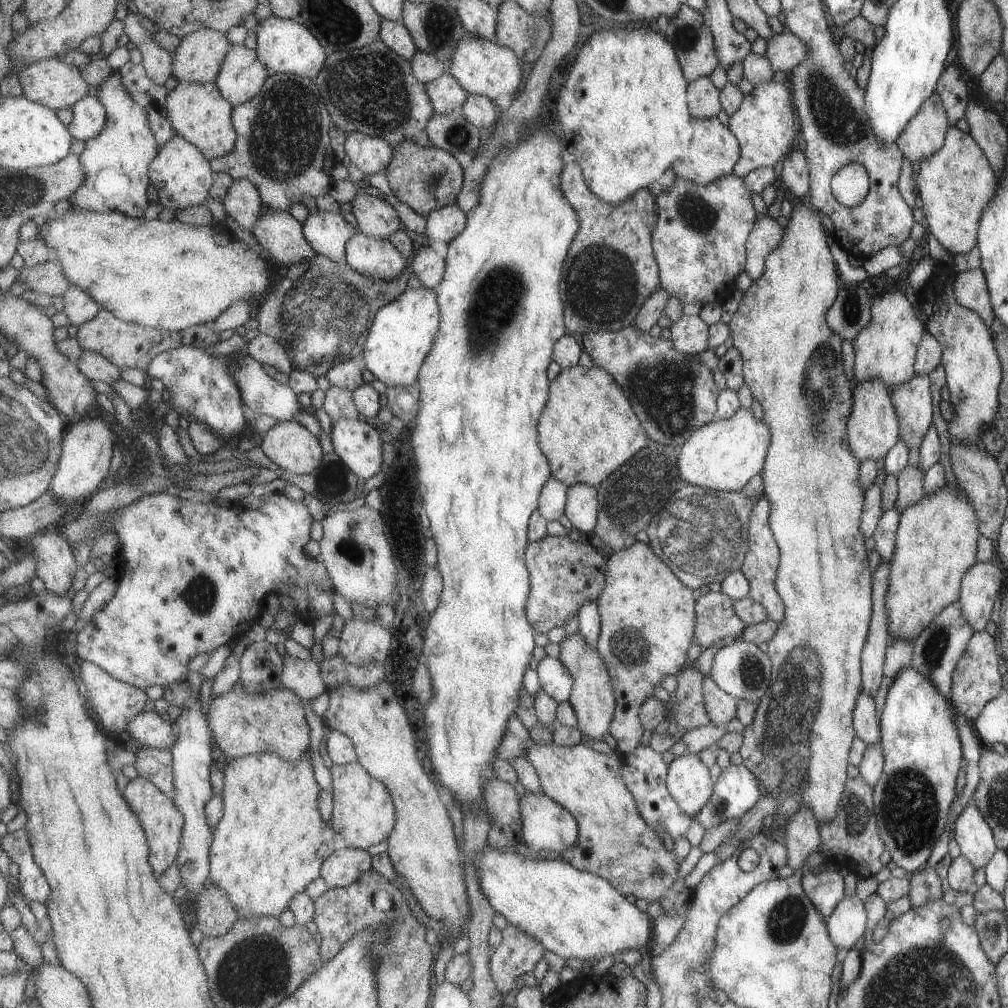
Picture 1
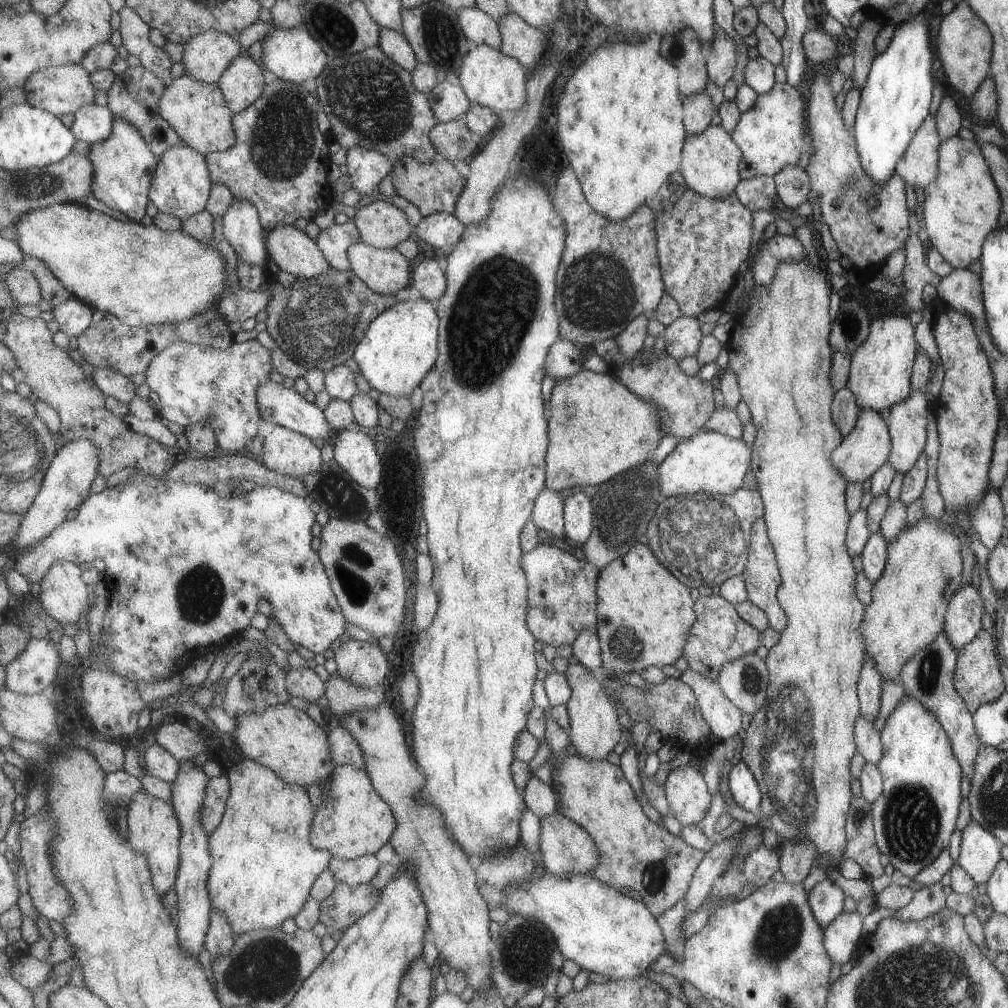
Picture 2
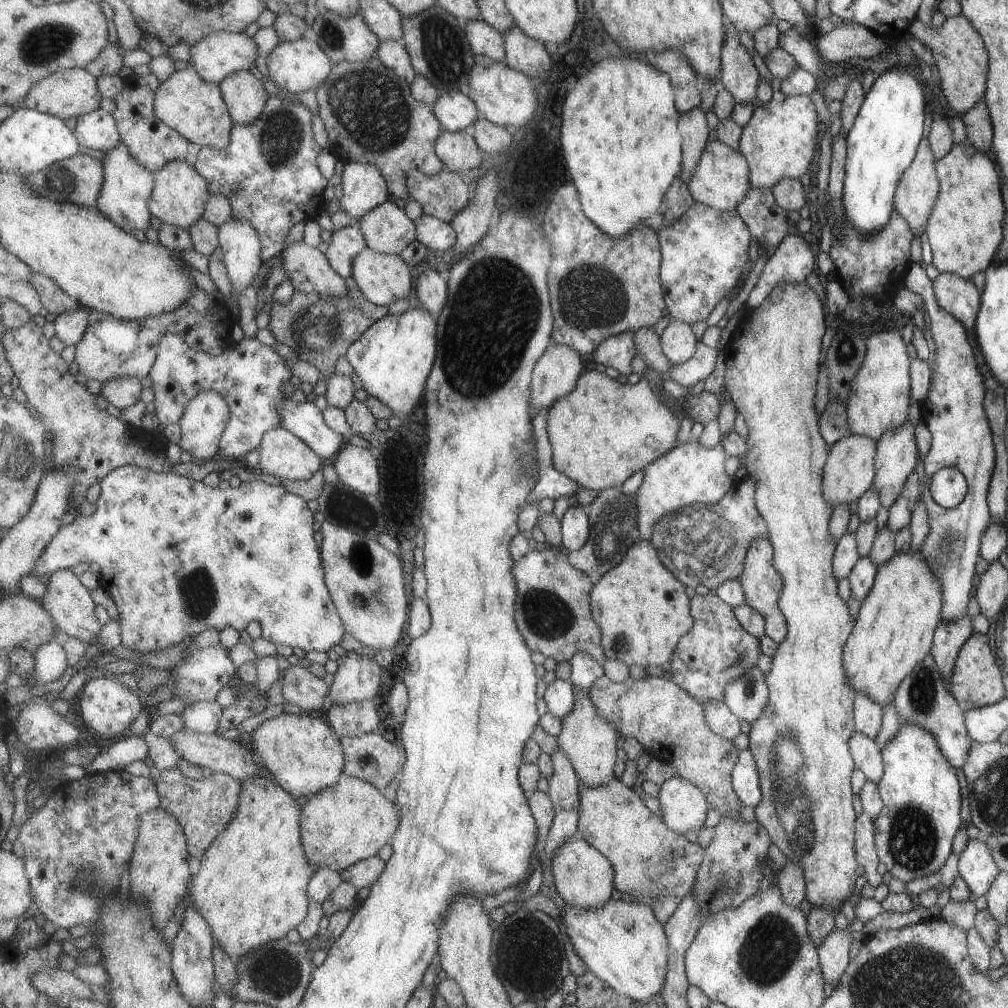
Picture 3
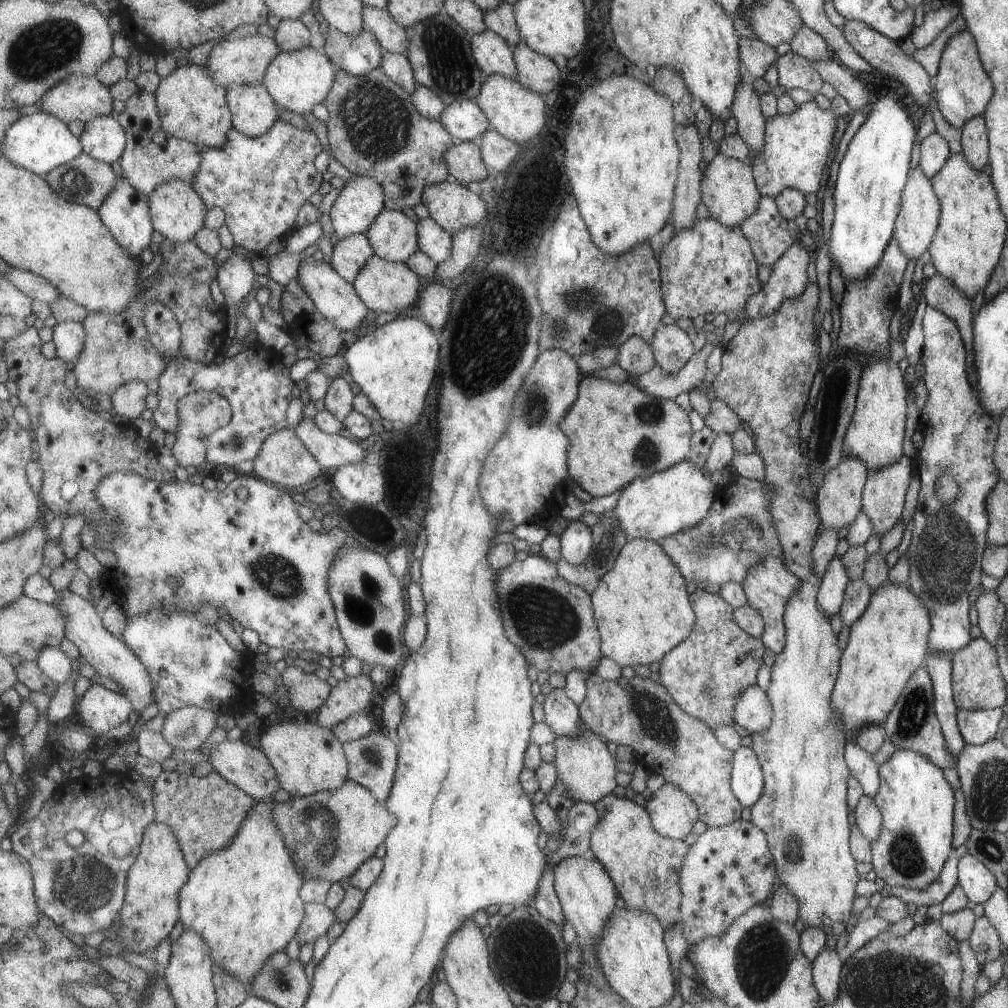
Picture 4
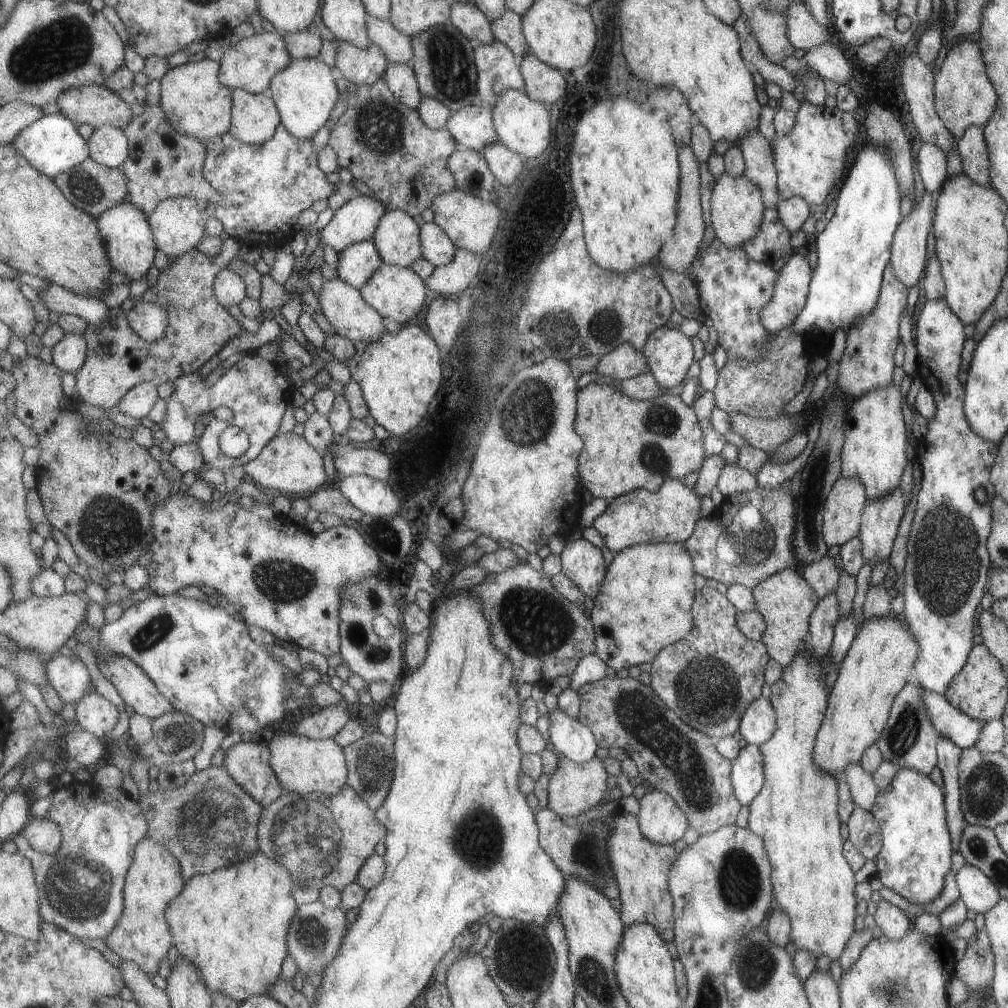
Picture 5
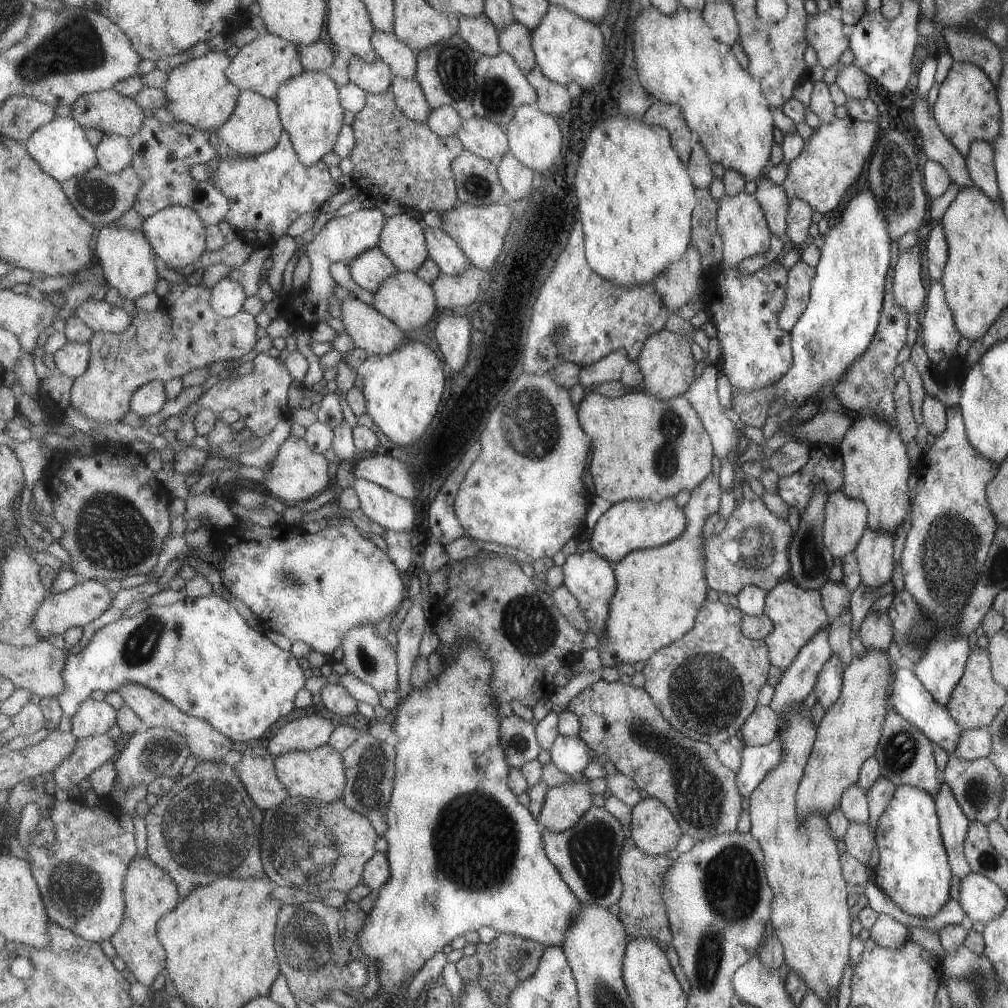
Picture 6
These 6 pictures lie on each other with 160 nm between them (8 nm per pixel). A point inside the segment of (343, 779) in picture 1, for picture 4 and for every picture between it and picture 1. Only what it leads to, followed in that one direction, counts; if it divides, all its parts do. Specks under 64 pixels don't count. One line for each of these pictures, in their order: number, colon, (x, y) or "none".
2: (354, 820)
3: (350, 821)
4: (331, 834)

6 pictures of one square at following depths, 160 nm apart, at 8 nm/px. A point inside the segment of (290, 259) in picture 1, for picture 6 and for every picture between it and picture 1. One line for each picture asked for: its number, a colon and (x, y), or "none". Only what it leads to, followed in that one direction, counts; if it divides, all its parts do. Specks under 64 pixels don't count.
2: (291, 249)
3: (310, 270)
4: (337, 298)
5: (352, 316)
6: (372, 331)

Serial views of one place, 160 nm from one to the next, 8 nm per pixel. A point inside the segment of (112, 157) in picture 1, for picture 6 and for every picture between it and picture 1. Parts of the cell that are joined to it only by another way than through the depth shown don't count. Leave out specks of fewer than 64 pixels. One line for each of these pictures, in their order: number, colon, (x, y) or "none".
2: (125, 167)
3: (125, 198)
4: (126, 212)
5: (130, 241)
6: (127, 257)

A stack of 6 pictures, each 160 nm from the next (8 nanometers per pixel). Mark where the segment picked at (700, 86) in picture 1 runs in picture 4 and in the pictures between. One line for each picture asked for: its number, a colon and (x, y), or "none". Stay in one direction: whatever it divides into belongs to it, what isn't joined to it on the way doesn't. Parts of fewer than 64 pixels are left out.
2: (699, 112)
3: (692, 125)
4: (687, 195)

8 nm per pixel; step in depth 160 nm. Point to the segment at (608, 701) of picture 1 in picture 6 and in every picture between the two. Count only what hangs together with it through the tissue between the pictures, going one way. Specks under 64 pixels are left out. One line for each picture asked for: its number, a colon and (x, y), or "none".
2: (594, 729)
3: (588, 740)
4: (583, 764)
5: (573, 788)
6: (564, 804)

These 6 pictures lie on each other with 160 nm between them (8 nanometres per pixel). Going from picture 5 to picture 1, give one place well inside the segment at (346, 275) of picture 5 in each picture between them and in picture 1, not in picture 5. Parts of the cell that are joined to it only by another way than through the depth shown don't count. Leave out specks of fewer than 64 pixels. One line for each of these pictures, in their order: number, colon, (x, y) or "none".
1: (328, 232)
2: (335, 241)
3: (346, 243)
4: (350, 254)

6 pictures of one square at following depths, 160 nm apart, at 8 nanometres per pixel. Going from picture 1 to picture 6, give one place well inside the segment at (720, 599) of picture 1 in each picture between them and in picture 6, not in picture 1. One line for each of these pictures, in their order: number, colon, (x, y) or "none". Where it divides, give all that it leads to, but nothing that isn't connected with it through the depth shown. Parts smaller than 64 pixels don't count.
2: (718, 635)
3: (716, 651)
4: (705, 673)
5: (708, 678)
6: (705, 683)

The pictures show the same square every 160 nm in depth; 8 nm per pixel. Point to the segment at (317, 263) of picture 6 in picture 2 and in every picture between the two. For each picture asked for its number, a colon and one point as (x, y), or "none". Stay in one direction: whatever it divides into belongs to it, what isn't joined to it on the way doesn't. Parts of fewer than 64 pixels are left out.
2: (366, 168)
3: (365, 188)
4: (361, 201)
5: (357, 220)

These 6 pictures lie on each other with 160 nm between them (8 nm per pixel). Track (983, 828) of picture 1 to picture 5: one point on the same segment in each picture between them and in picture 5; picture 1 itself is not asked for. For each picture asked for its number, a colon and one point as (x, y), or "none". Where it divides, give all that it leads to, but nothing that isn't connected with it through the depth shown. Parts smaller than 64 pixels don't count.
2: (980, 851)
3: (976, 867)
4: (978, 883)
5: (976, 890)

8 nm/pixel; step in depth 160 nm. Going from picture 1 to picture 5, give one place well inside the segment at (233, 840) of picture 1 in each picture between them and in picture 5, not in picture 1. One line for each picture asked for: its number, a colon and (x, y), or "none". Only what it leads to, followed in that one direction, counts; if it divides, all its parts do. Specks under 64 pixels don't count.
2: (265, 866)
3: (252, 887)
4: (245, 900)
5: (233, 923)

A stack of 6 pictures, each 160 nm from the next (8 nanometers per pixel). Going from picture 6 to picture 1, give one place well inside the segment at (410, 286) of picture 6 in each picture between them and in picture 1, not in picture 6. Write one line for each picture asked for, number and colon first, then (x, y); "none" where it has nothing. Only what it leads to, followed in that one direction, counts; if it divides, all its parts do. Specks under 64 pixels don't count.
1: (375, 258)
2: (386, 271)
3: (383, 278)
4: (385, 286)
5: (398, 293)

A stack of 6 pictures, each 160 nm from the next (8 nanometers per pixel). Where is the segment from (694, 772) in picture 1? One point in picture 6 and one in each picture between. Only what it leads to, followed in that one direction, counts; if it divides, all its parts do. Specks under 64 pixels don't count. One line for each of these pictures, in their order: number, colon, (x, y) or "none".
2: (685, 790)
3: (683, 807)
4: (673, 813)
5: (661, 821)
6: (653, 827)

